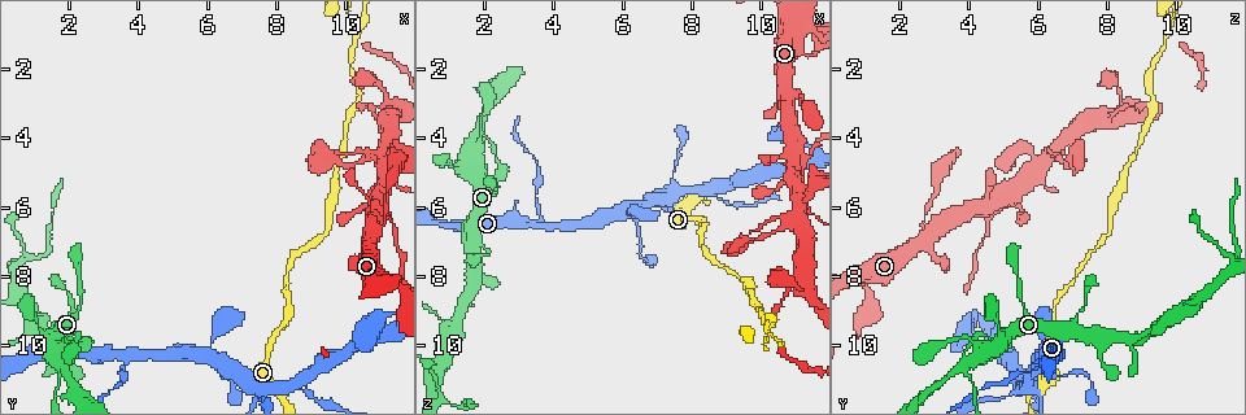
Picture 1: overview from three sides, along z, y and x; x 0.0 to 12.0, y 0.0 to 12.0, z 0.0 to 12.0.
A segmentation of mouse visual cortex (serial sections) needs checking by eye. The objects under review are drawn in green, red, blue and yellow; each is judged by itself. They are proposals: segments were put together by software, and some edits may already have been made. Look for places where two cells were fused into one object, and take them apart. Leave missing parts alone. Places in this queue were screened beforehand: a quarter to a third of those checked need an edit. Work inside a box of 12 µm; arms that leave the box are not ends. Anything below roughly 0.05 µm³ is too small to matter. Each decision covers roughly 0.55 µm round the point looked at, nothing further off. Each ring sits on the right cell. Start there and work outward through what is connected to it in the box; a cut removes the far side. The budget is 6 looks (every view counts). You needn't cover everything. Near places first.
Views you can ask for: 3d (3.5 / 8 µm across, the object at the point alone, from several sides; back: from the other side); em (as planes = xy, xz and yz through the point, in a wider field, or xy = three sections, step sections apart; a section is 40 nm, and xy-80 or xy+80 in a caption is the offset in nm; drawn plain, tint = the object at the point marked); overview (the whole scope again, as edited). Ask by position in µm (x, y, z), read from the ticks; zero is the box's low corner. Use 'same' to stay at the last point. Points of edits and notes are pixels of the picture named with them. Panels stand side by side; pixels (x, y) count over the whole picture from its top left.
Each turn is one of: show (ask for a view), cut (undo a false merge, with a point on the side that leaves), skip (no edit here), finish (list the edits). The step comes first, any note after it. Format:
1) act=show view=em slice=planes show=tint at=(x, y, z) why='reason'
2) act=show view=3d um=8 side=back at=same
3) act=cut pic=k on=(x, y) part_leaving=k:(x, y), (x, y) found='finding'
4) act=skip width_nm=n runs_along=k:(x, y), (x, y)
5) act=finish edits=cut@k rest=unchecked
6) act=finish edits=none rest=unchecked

act=show view=3d um=3.5 at=(10.9, 6.0, 4.4) why='calibre changes'

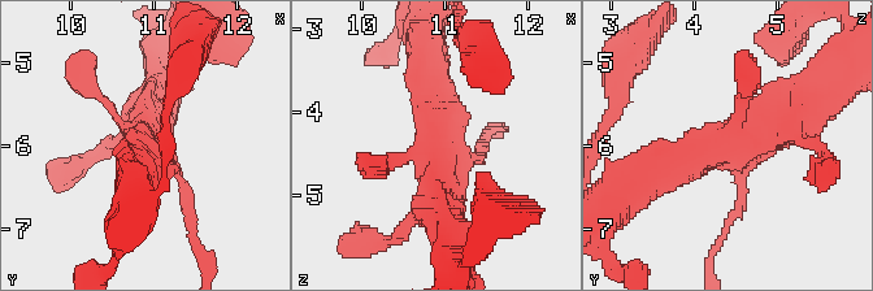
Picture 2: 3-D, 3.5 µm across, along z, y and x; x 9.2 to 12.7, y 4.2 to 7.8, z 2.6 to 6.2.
act=show view=em slice=xy step=3 show=tint at=(10.85, 6.00, 4.45) why='shape alone is not enough'

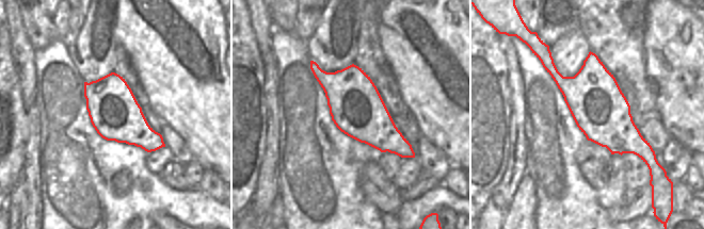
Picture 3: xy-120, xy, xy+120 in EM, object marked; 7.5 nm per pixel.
act=show view=em slice=planes show=tint at=same

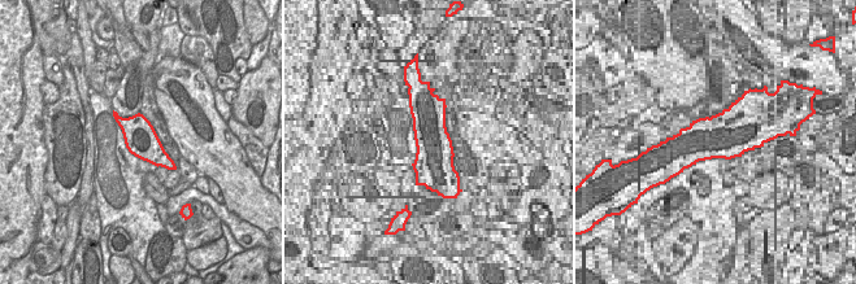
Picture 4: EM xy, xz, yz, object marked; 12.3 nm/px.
act=skip runs_along=2:(655, 176), (765, 135), (806, 107) found='continuous, no second cell'

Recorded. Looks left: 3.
act=show view=3d um=3.5 side=back at=(7.6, 11.3, 5.5)

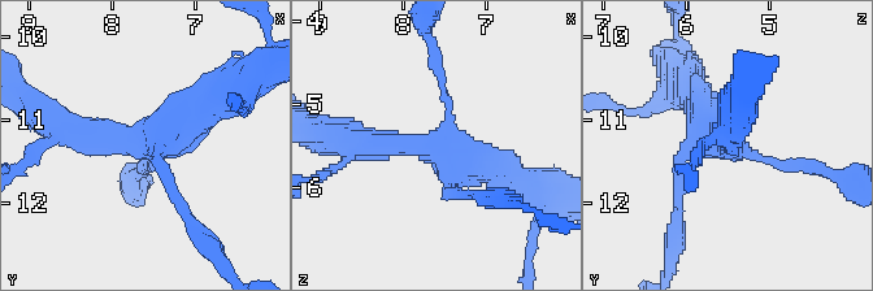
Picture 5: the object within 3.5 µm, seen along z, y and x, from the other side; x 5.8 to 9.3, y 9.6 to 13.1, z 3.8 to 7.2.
act=show view=em slice=xy step=1 show=tint at=(7.60, 11.25, 5.50) arms=4 arm_widths_nm=100,150,350,400 why='need the tissue'

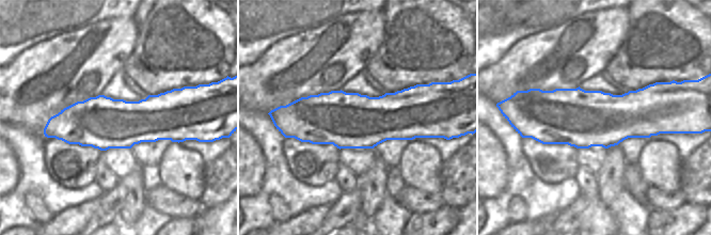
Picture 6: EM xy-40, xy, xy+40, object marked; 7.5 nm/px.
act=skip runs_along=5:(507, 178), (431, 146), (356, 142) found='one cell here'

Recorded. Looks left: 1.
act=finish edits=none rest=unchecked

